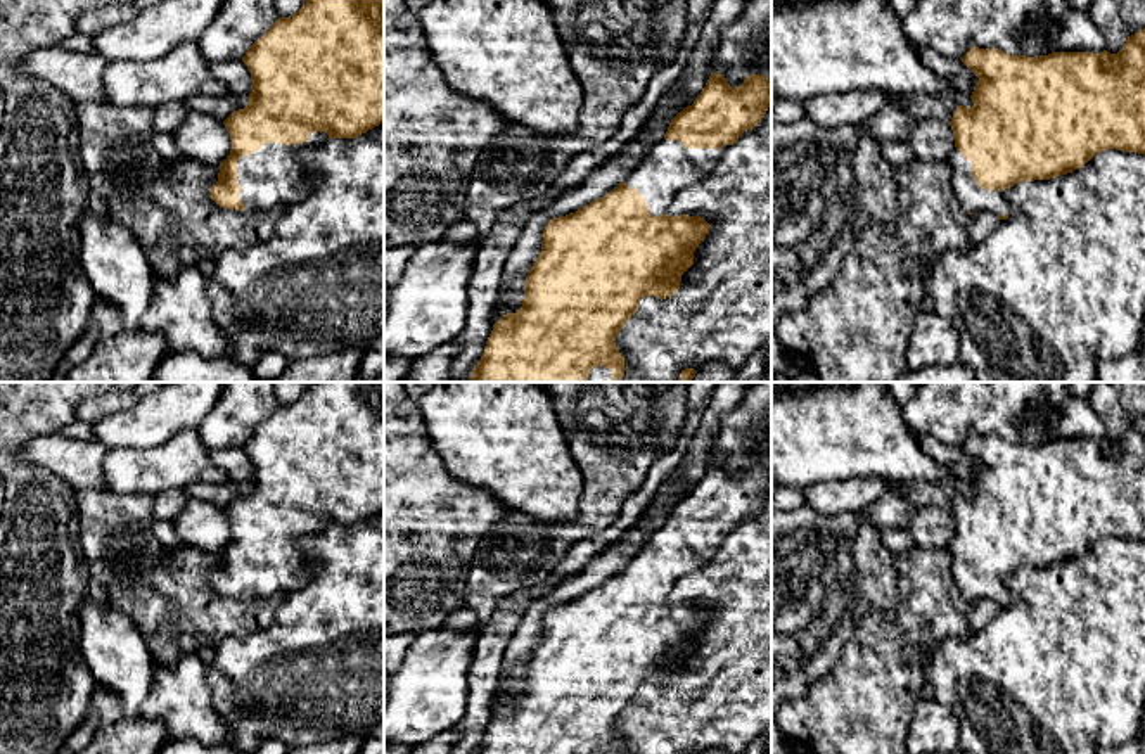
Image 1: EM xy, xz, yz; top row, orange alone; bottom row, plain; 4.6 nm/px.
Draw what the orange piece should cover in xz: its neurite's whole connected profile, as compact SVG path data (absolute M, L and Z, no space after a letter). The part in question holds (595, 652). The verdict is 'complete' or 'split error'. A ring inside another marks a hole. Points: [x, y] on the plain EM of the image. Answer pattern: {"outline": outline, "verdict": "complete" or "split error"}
{"outline": "M711 460L694 491L671 507L666 522L623 571L576 600L550 607L541 640L526 664L522 693L493 712L476 754L624 754L616 735L617 719L635 702L642 685L666 687L680 676L681 662L694 652L694 640L711 616L700 604L671 604L669 593L681 578L709 566L739 524L764 505L771 493L770 474L763 462L749 462L742 472L730 474L723 462Z", "verdict": "split error"}

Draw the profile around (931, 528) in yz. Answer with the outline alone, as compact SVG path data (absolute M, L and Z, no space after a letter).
M924 507L913 514L908 531L918 548L944 550L955 536L955 522L950 510Z

